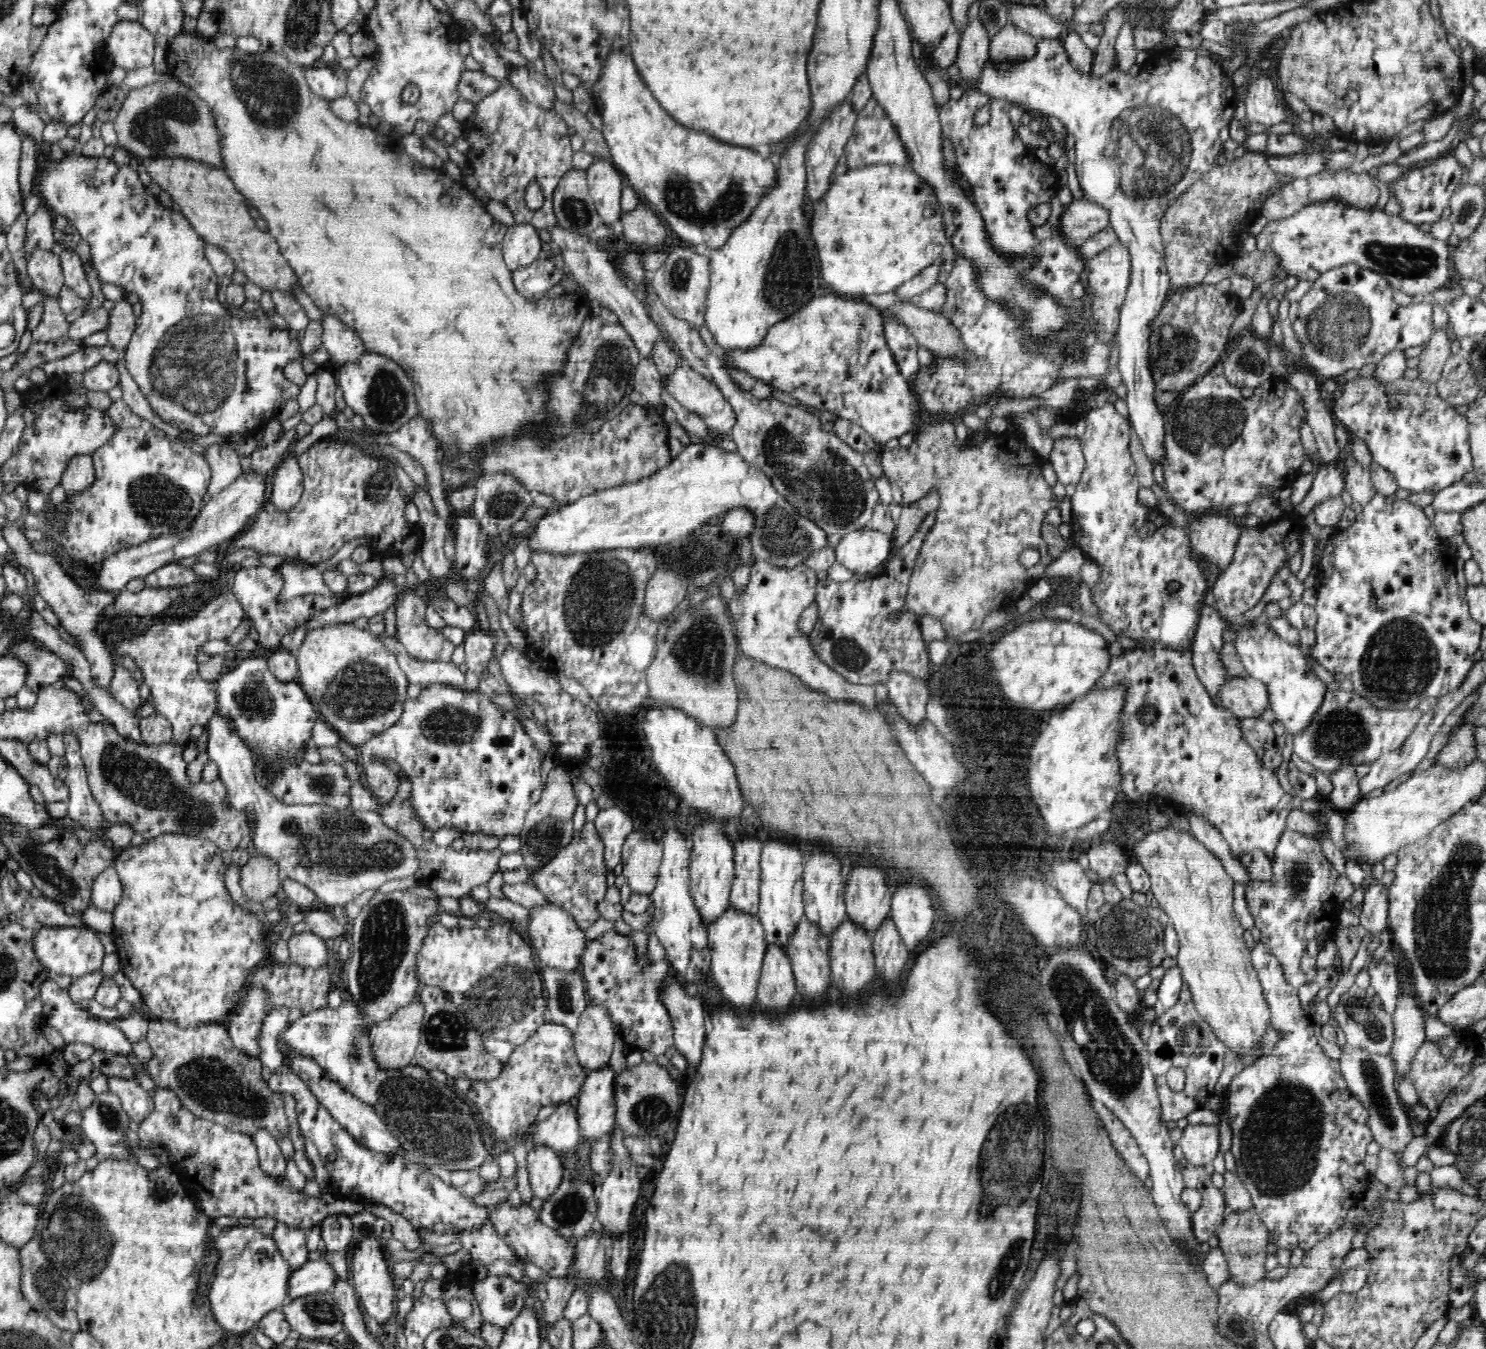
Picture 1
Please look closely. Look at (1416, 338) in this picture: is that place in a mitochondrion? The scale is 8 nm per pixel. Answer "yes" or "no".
no

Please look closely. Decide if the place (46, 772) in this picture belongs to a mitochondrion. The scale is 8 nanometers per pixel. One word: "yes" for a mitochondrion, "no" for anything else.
no

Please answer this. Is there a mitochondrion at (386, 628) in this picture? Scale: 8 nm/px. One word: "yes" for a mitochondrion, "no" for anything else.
no

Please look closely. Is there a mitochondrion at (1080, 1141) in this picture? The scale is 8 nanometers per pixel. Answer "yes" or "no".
no

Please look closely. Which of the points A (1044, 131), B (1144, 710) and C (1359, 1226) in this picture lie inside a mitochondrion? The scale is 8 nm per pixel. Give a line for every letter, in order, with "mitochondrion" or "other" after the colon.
A: other
B: other
C: other

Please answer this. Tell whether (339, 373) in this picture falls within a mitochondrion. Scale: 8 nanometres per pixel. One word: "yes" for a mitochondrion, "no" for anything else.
no

